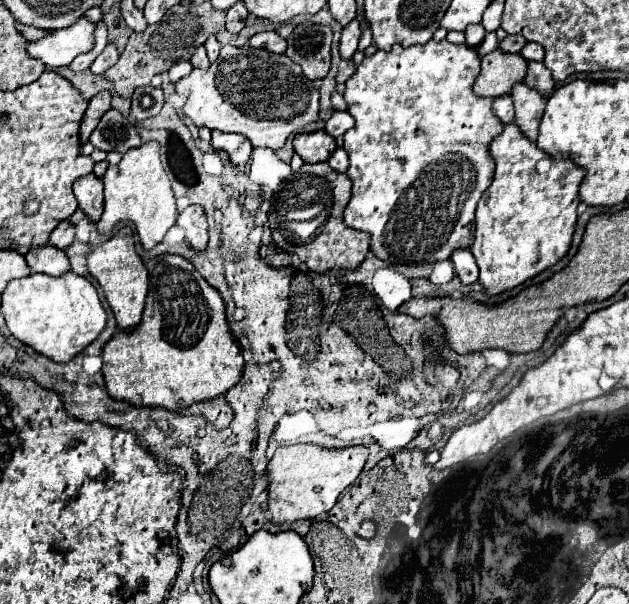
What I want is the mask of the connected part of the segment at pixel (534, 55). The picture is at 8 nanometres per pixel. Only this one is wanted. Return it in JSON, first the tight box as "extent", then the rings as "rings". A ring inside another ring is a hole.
{"extent":[520,42,544,62],"rings":[[[528,42],[528,44],[522,48],[520,56],[524,56],[526,60],[542,62],[542,60],[544,60],[544,48],[542,48],[540,44],[536,44],[536,42]]]}

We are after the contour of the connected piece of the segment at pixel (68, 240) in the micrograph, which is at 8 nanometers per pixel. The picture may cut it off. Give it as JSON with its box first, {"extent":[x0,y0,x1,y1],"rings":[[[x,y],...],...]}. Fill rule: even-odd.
{"extent":[50,220,74,248],"rings":[[[62,220],[50,234],[50,244],[56,248],[66,248],[74,242],[74,226],[68,220]]]}

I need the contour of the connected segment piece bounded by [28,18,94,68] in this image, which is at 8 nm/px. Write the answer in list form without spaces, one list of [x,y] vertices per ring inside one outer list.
[[[80,18],[80,22],[74,22],[68,28],[56,30],[46,38],[28,44],[28,54],[40,58],[48,68],[68,66],[76,54],[88,52],[92,48],[92,30],[94,24],[86,18]]]

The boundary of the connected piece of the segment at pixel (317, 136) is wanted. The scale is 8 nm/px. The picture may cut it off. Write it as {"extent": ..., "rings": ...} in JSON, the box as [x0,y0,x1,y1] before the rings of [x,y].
{"extent":[294,130,336,162],"rings":[[[324,130],[304,132],[294,136],[294,150],[304,162],[326,162],[334,152],[336,142]]]}

